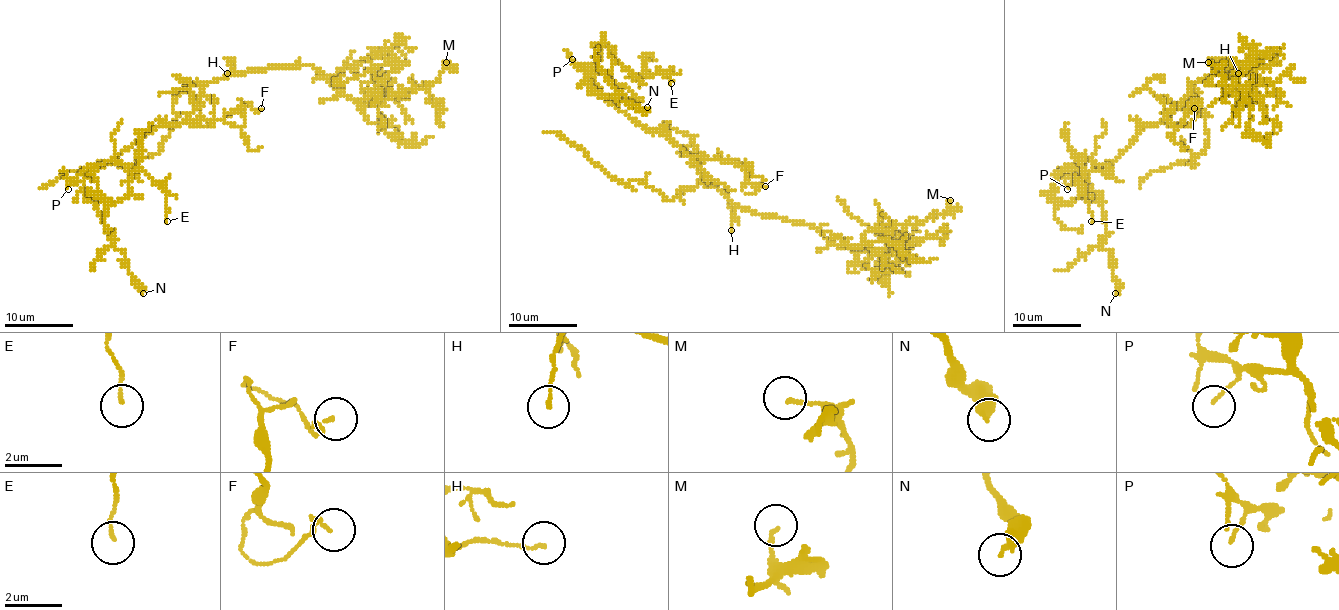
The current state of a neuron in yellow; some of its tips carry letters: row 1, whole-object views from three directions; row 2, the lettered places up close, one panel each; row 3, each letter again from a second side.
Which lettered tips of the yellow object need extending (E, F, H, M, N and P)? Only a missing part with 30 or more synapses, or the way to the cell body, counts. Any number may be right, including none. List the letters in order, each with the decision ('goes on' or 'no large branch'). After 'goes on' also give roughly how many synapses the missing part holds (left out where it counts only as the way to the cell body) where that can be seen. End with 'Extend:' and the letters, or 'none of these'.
E: no large branch
F: no large branch
H: no large branch
M: no large branch
N: no large branch
P: no large branch
Extend: none of these

